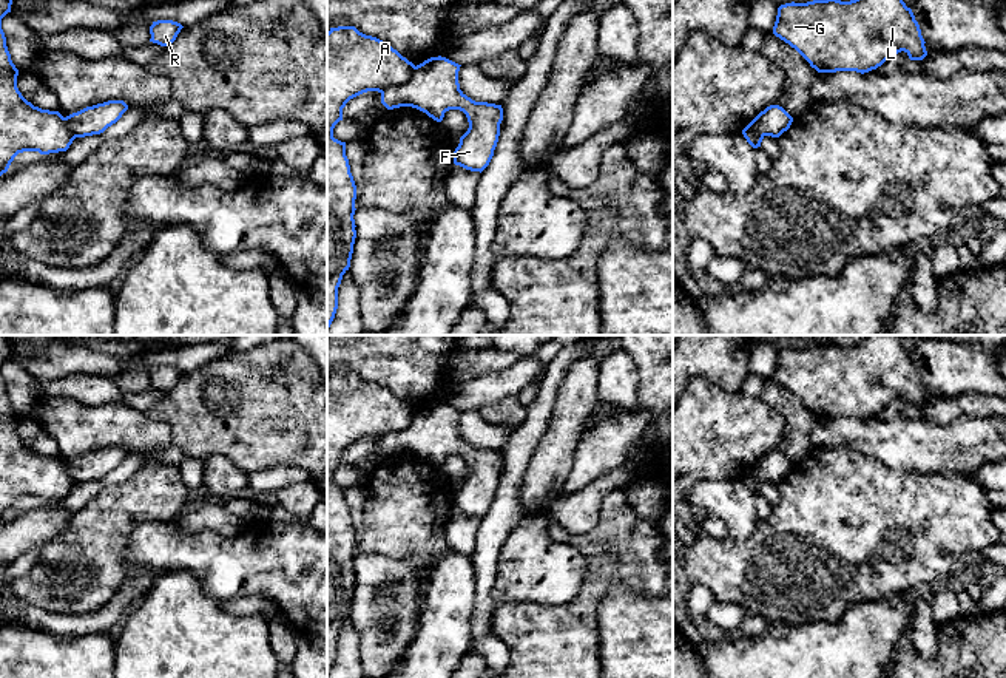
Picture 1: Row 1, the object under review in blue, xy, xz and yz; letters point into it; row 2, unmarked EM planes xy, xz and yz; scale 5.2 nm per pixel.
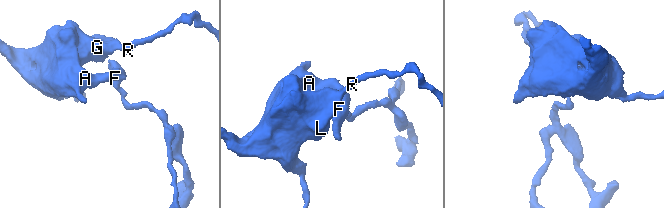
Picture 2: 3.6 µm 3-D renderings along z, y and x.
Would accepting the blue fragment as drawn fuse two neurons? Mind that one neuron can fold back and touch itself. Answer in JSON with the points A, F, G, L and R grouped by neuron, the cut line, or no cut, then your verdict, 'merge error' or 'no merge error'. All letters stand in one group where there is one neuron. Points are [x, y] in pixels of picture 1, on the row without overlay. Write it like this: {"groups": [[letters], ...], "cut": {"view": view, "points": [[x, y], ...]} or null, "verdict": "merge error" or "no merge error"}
{"groups": [["A", "G", "L", "R"], ["F"]], "cut": {"view": "xz", "points": [[415, 413], [405, 430], [386, 434], [381, 439]]}, "verdict": "merge error"}

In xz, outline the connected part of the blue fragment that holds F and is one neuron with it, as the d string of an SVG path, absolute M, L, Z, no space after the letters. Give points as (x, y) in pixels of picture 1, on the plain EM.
M441 402L430 403L415 412L406 431L383 437L381 449L387 456L417 454L437 468L441 468L449 456L463 457L469 474L460 483L460 490L454 497L454 510L481 519L494 502L503 454L501 451L475 448L468 443L460 436L460 412Z

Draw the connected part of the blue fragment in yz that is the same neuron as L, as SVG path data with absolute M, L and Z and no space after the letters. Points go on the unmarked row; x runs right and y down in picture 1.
M869 335L850 347L827 344L781 351L773 380L795 394L818 419L864 420L901 397L910 406L923 406L927 402L920 371L903 347L901 335Z

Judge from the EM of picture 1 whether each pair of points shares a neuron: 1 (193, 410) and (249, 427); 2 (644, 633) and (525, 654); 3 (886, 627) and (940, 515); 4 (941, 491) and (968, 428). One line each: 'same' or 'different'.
1: same
2: different
3: different
4: different

